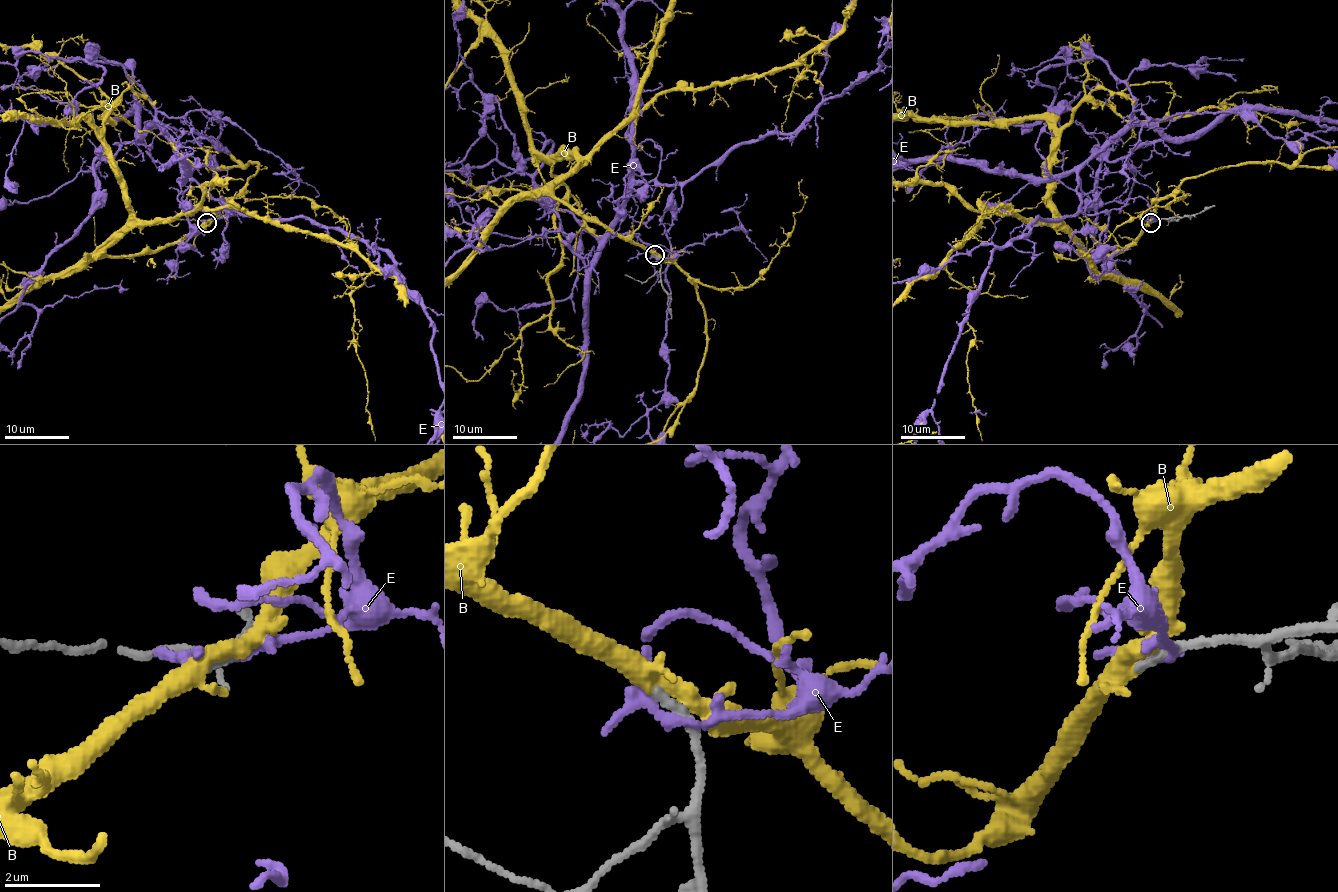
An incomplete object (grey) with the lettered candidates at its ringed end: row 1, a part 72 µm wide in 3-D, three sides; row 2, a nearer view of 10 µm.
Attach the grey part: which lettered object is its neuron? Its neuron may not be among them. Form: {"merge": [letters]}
{"merge": ["B"]}

